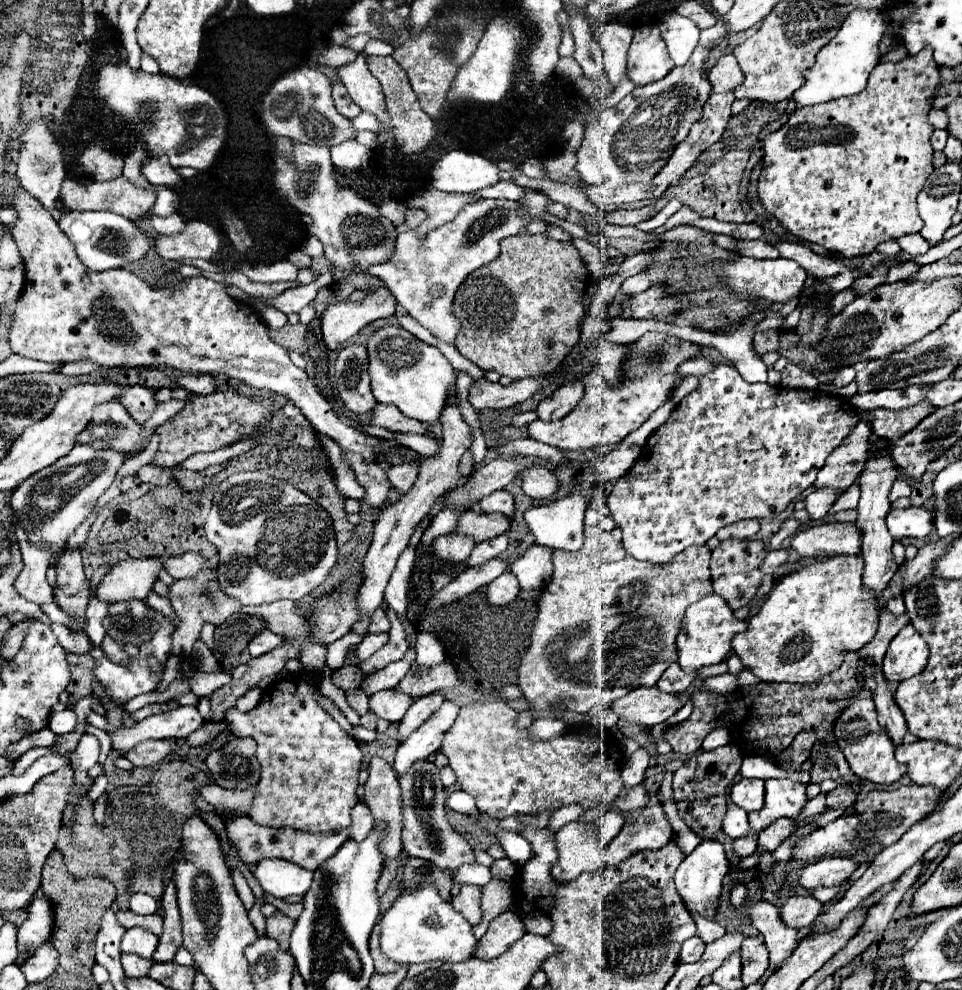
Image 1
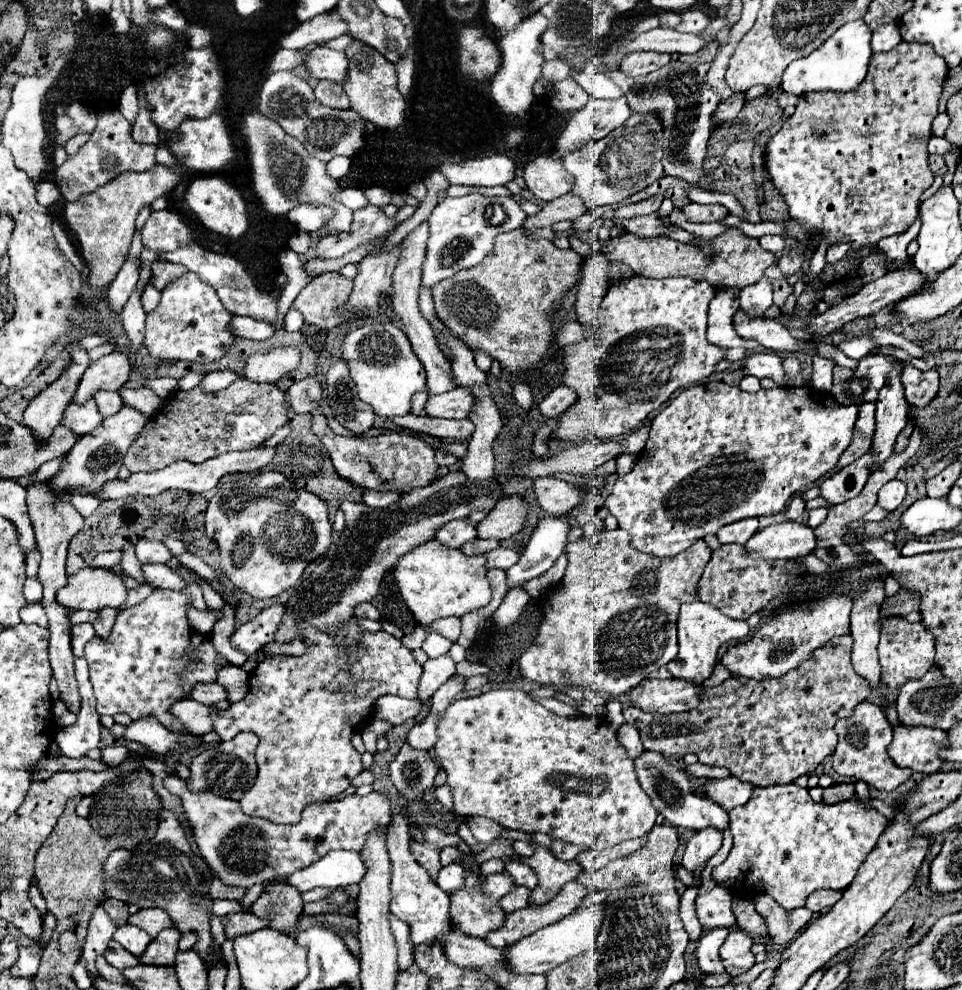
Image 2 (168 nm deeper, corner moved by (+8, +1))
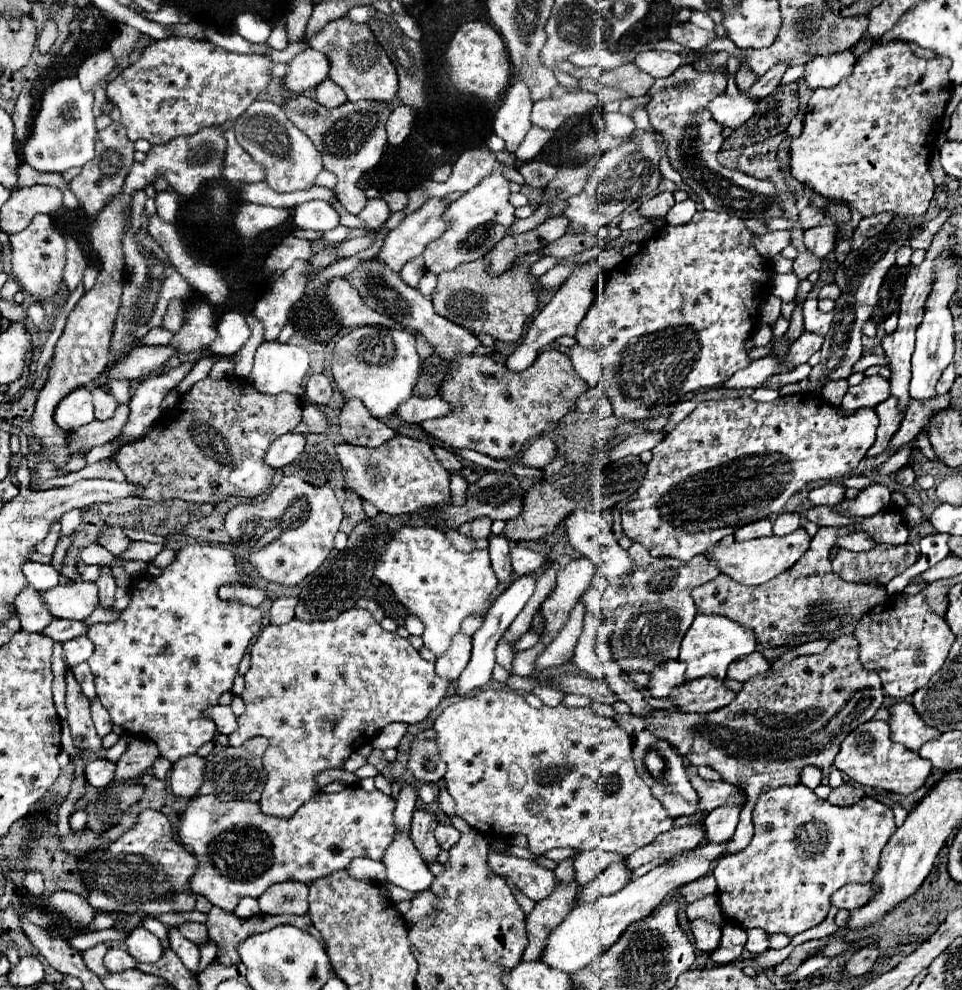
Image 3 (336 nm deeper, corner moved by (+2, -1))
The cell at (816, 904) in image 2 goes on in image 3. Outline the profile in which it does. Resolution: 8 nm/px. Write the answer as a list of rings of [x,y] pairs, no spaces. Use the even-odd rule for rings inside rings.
[[[872,881],[870,883],[848,883],[842,889],[838,889],[838,893],[834,893],[832,905],[838,909],[854,911],[866,905],[876,893],[878,893],[878,887]]]

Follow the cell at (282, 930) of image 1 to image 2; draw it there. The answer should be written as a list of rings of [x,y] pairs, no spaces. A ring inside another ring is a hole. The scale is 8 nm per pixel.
[[[272,883],[260,899],[252,905],[252,913],[258,919],[268,921],[268,927],[284,933],[292,933],[302,915],[302,897],[296,887],[288,887],[286,883]]]

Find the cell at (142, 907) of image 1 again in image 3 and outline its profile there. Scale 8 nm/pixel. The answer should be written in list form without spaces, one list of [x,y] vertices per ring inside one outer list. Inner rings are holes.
[[[146,915],[143,918],[143,926],[160,939],[164,949],[168,949],[168,947],[170,947],[168,938],[168,929],[158,919],[150,915]]]

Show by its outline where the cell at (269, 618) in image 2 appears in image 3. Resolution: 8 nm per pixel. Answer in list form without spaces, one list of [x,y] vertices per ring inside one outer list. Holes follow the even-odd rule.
[[[278,597],[278,599],[274,599],[272,609],[270,609],[270,623],[272,625],[282,625],[282,623],[290,621],[294,617],[296,603],[298,603],[296,597]]]

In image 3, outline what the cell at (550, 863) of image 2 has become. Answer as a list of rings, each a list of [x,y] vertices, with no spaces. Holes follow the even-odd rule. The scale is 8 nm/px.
[[[572,881],[570,885],[558,883],[554,893],[546,897],[544,901],[536,903],[534,911],[526,917],[526,931],[528,931],[528,947],[522,955],[522,961],[540,961],[550,929],[556,929],[564,917],[570,913],[570,909],[576,903],[578,885]]]

